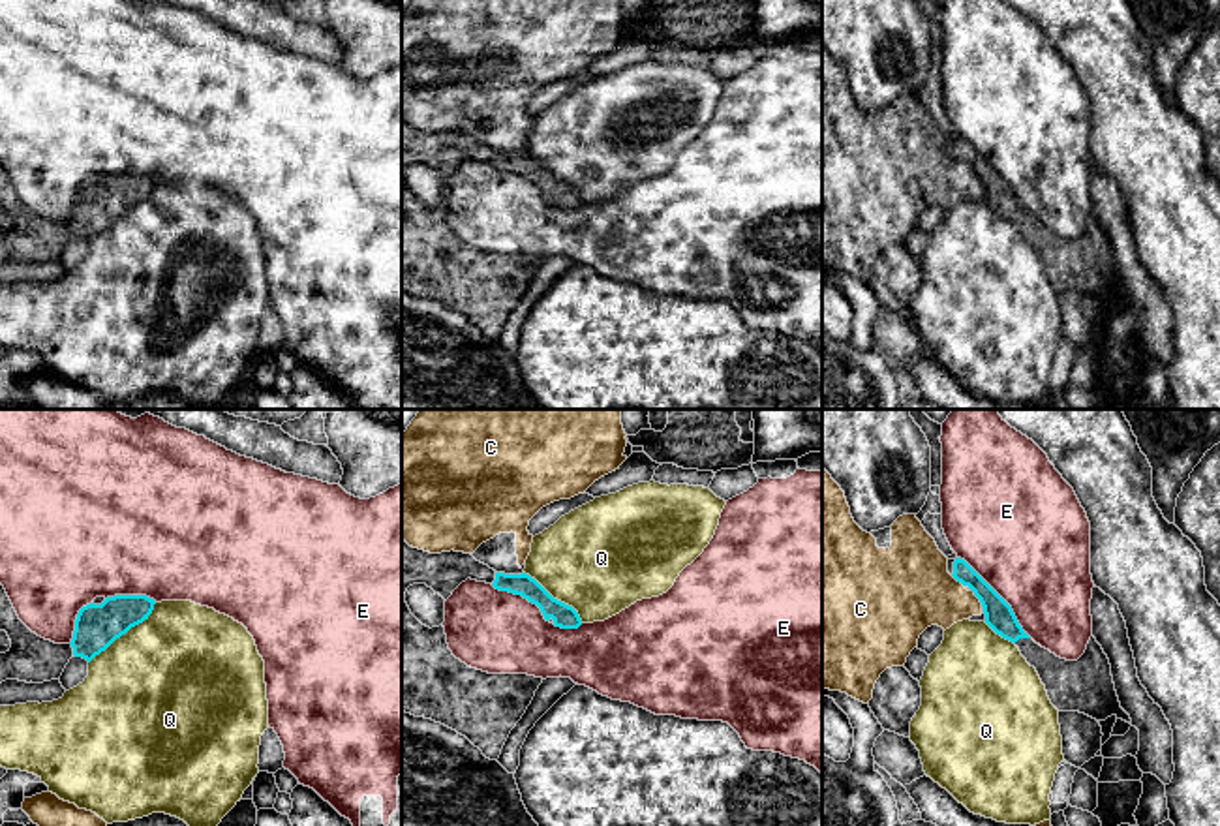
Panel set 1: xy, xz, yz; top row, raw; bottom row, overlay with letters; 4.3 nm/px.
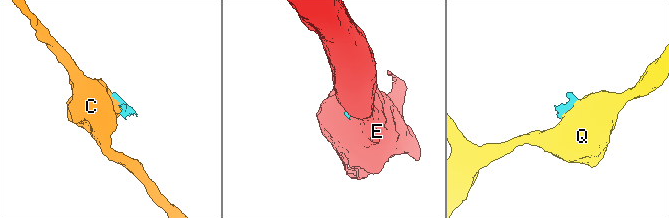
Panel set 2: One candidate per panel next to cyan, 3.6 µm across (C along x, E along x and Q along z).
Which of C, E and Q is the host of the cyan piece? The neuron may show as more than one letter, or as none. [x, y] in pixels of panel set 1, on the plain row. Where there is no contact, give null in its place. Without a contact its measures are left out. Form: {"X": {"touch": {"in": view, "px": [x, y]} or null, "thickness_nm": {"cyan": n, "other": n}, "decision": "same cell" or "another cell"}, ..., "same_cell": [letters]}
{"C": {"touch": {"in": "yz", "px": [976, 175]}, "thickness_nm": {"cyan": 120, "other": 300}, "decision": "another cell"}, "E": {"touch": {"in": "yz", "px": [999, 175]}, "thickness_nm": {"cyan": 120, "other": 480}, "decision": "another cell"}, "Q": {"touch": {"in": "xy", "px": [124, 213]}, "thickness_nm": {"cyan": 190, "other": 500}, "decision": "another cell"}, "same_cell": []}

